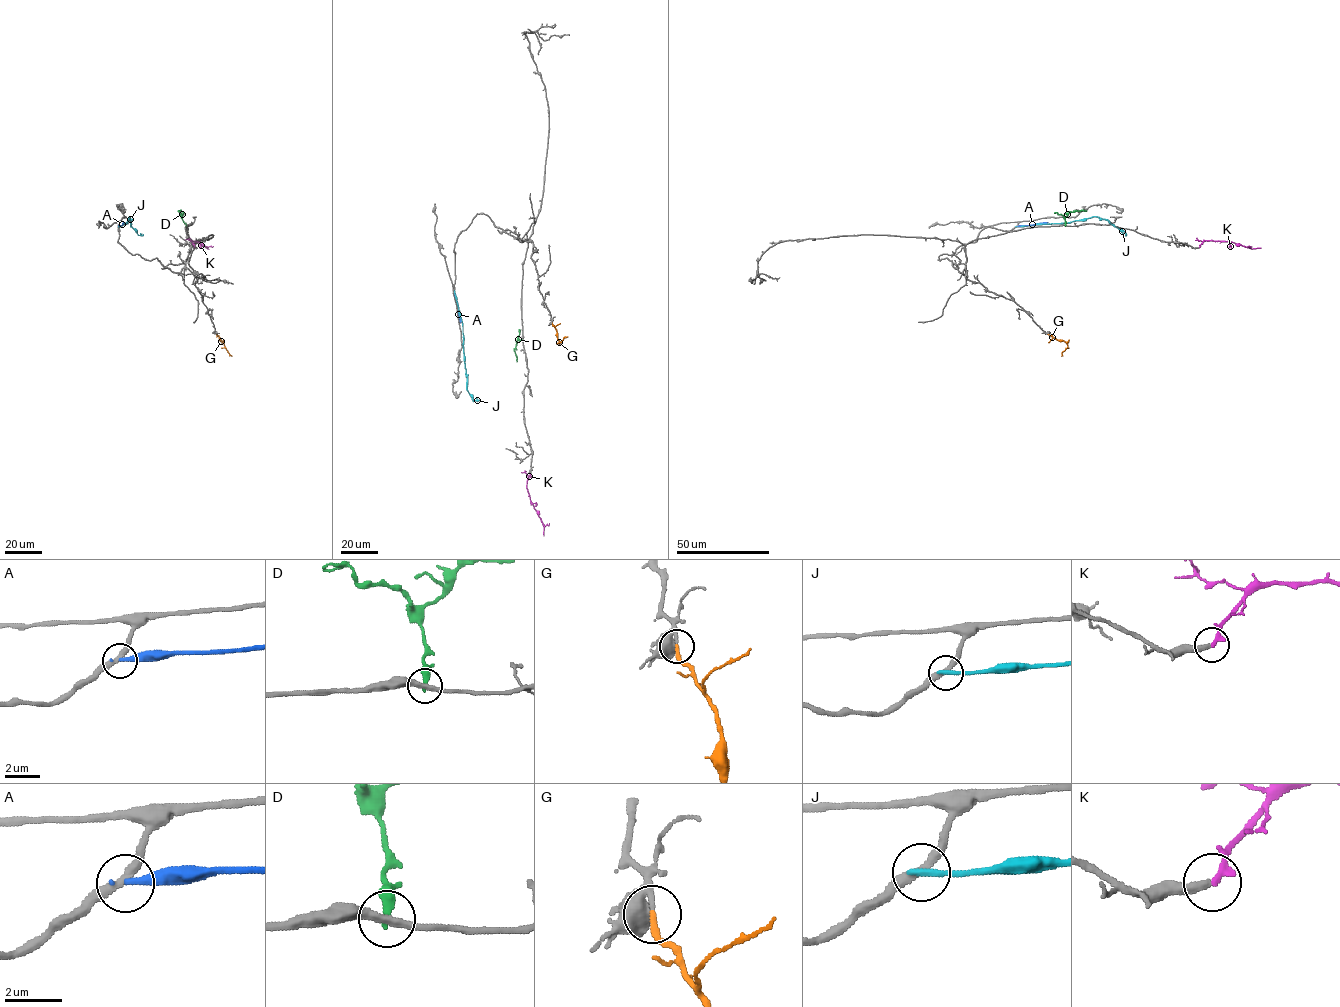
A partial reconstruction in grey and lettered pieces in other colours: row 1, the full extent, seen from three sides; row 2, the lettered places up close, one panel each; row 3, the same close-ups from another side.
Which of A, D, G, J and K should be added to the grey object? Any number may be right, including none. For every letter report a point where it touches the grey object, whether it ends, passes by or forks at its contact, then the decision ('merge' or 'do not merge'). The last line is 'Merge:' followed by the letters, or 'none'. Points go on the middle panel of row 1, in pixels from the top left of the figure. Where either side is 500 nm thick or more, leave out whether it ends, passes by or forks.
A: contact (454, 292); it ends; do not merge
D: contact (522, 340); it ends; do not merge
G: contact (552, 323); it ends; merge
J: contact (454, 291); it ends; do not merge
K: contact (530, 474); it ends; merge
Merge: G, K

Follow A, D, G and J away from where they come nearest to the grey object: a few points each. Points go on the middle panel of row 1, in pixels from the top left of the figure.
A: (454, 292), (461, 322)
D: (522, 340), (518, 340), (514, 349), (517, 362)
G: (552, 323), (560, 342), (568, 336)
J: (454, 291), (462, 322), (467, 389), (473, 401), (479, 399)

